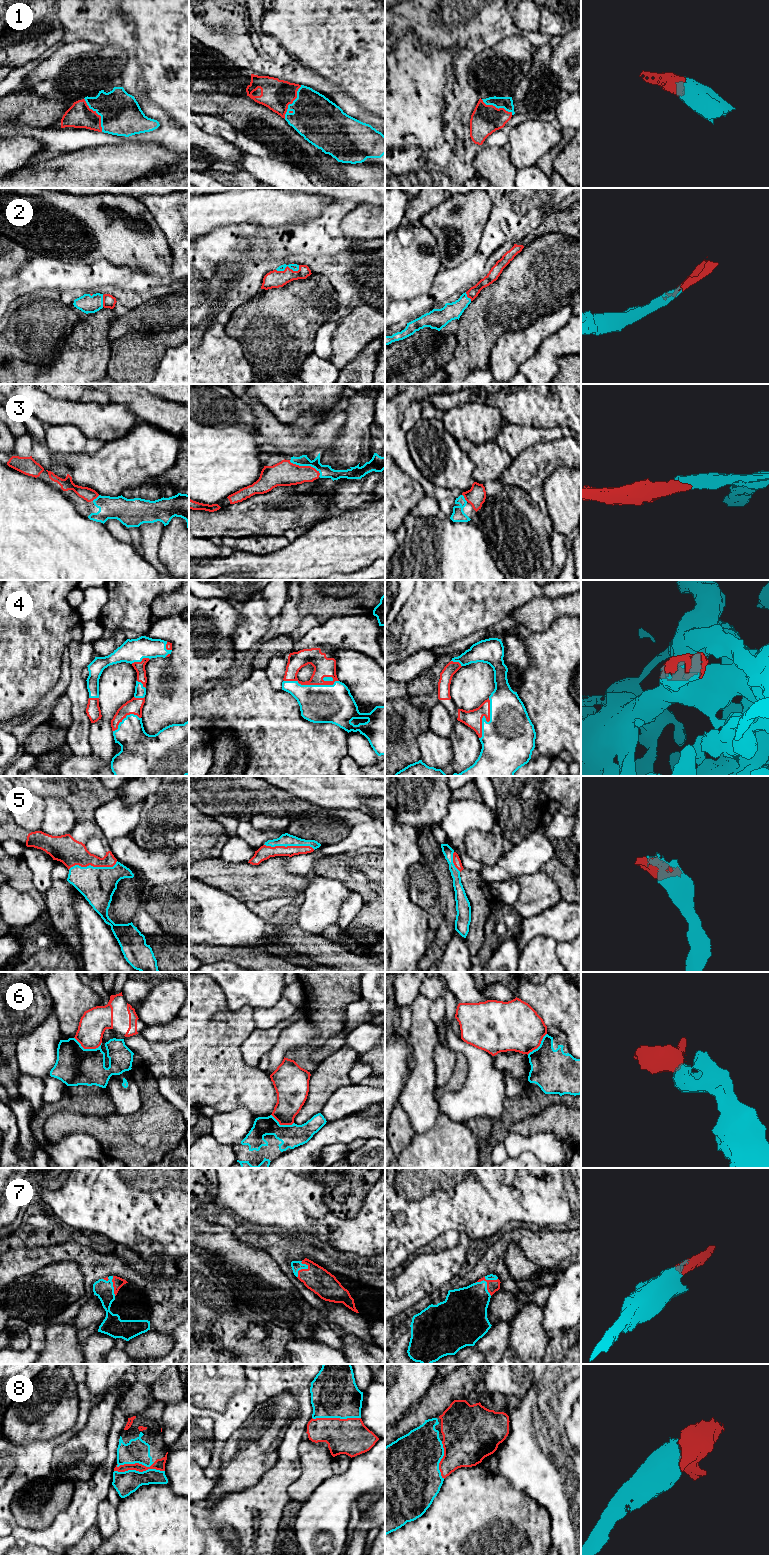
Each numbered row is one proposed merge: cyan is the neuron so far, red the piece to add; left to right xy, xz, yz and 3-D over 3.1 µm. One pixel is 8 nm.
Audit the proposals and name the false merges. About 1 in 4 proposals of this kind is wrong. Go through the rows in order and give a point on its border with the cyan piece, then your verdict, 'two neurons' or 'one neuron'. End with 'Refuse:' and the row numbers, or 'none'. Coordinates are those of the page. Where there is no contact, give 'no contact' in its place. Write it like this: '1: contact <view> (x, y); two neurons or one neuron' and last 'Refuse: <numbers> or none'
1: contact xz (293, 102); one neuron
2: contact xz (289, 267); one neuron
3: contact xz (305, 465); one neuron
4: contact xz (311, 685); one neuron
5: contact xz (289, 845); one neuron
6: contact xy (87, 1049); two neurons
7: contact yz (486, 1283); one neuron
8: contact xy (138, 1471); one neuron
Refuse: 6

